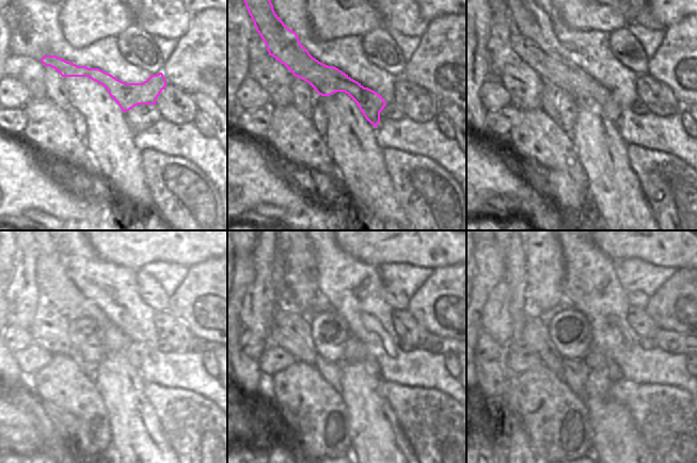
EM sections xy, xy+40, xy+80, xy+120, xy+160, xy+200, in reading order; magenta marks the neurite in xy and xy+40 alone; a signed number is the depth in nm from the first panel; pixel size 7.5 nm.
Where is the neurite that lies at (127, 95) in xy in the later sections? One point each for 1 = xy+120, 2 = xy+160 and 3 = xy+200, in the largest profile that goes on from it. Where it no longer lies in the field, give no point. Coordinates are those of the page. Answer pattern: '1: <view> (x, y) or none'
1: xy+120 (56, 287)
2: xy+160 (355, 351)
3: xy+200 (593, 360)

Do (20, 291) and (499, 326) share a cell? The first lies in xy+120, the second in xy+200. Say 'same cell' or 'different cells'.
same cell

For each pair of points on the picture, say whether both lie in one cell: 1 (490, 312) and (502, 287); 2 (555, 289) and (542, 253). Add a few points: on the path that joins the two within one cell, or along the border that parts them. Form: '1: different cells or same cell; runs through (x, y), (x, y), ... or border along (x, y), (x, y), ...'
1: same cell; runs through (496, 305), (501, 293)
2: same cell; runs through (547, 281), (544, 261)

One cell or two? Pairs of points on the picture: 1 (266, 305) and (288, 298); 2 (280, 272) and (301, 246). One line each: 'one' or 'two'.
1: two
2: two

